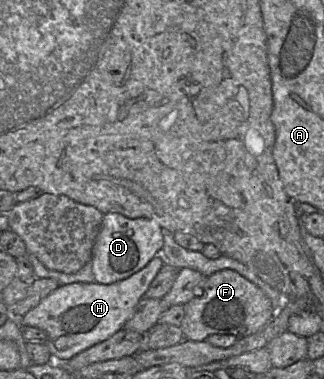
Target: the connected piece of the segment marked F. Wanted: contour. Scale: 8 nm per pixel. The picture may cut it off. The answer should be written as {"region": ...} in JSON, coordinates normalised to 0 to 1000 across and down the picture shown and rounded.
{"region":[[[691,710],[633,734],[608,776],[571,805],[571,834],[556,858],[568,892],[636,900],[657,881],[759,889],[818,863],[858,813],[784,747],[722,712]]]}

